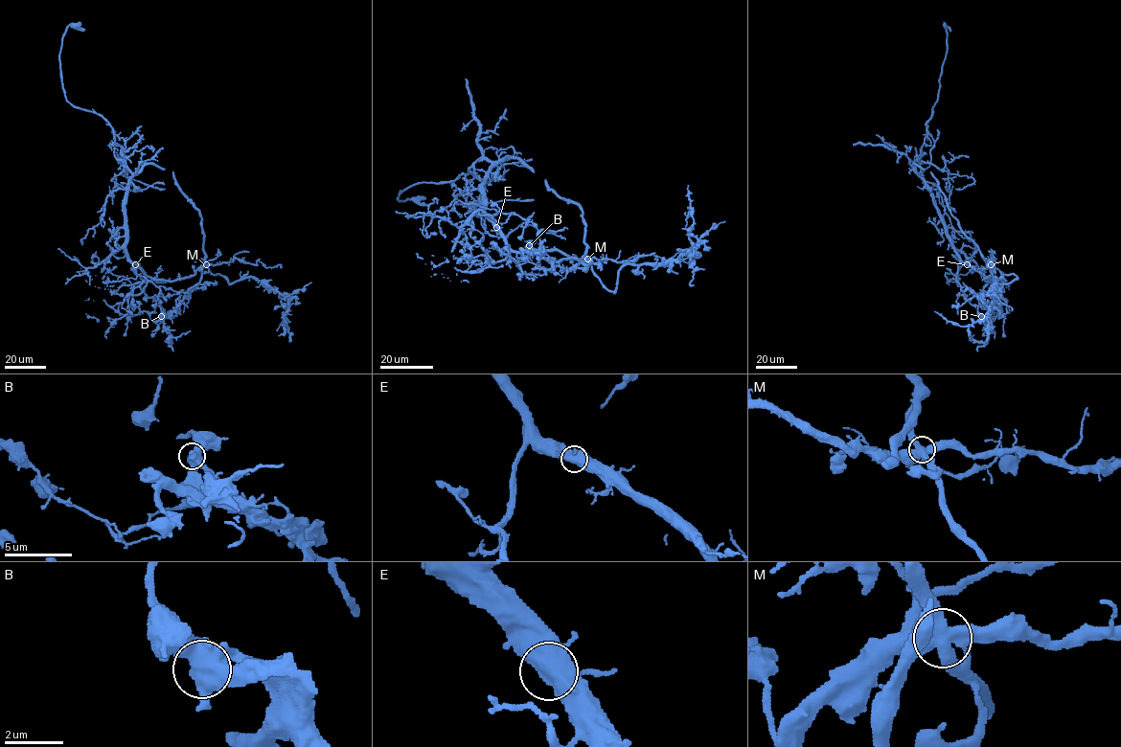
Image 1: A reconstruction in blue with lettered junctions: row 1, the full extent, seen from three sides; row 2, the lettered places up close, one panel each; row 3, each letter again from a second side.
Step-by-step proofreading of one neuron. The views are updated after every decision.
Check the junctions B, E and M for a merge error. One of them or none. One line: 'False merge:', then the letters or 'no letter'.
False merge: no letter

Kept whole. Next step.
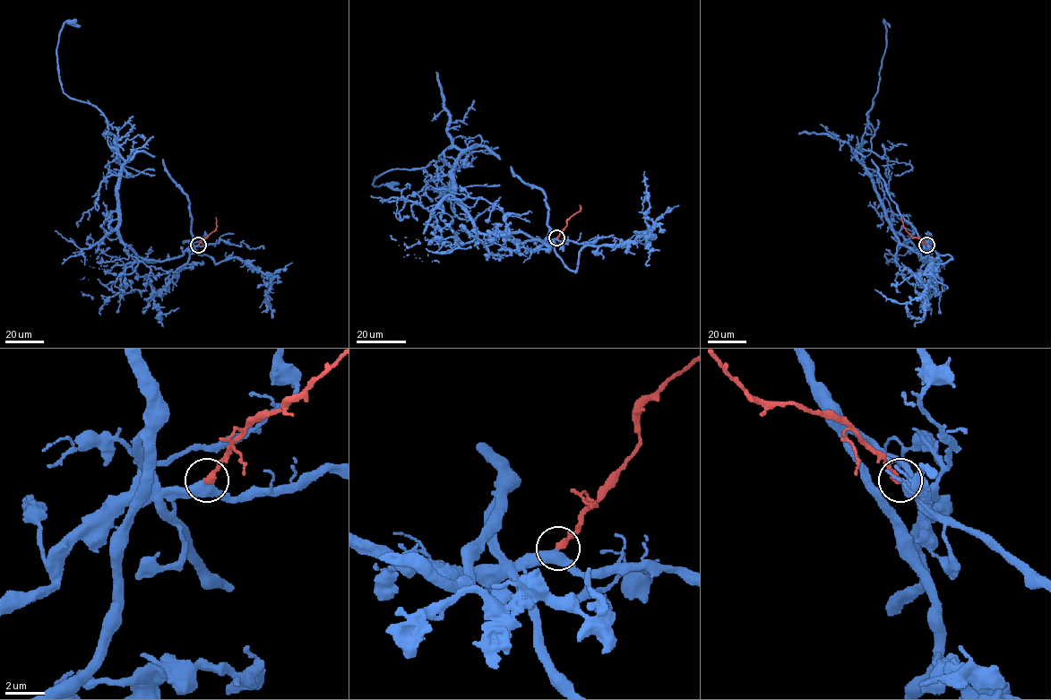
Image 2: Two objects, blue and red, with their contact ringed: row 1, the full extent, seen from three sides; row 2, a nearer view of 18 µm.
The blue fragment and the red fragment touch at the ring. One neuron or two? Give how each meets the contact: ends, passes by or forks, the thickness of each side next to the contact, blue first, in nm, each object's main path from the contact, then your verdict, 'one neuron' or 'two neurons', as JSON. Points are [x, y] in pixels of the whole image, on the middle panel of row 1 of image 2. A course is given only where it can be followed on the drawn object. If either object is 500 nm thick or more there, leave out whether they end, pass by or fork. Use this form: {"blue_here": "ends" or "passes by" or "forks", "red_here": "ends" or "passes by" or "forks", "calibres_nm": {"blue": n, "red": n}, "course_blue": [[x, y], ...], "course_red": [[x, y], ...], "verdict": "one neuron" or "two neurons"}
{"blue_here": "passes by", "red_here": "ends", "calibres_nm": {"blue": 460, "red": 320}, "course_blue": [[556, 237], [478, 229], [453, 194], [458, 148], [449, 146], [426, 167], [391, 169], [373, 182], [402, 191]], "course_red": [[556, 237], [567, 220], [579, 211], [580, 204]], "verdict": "one neuron"}

